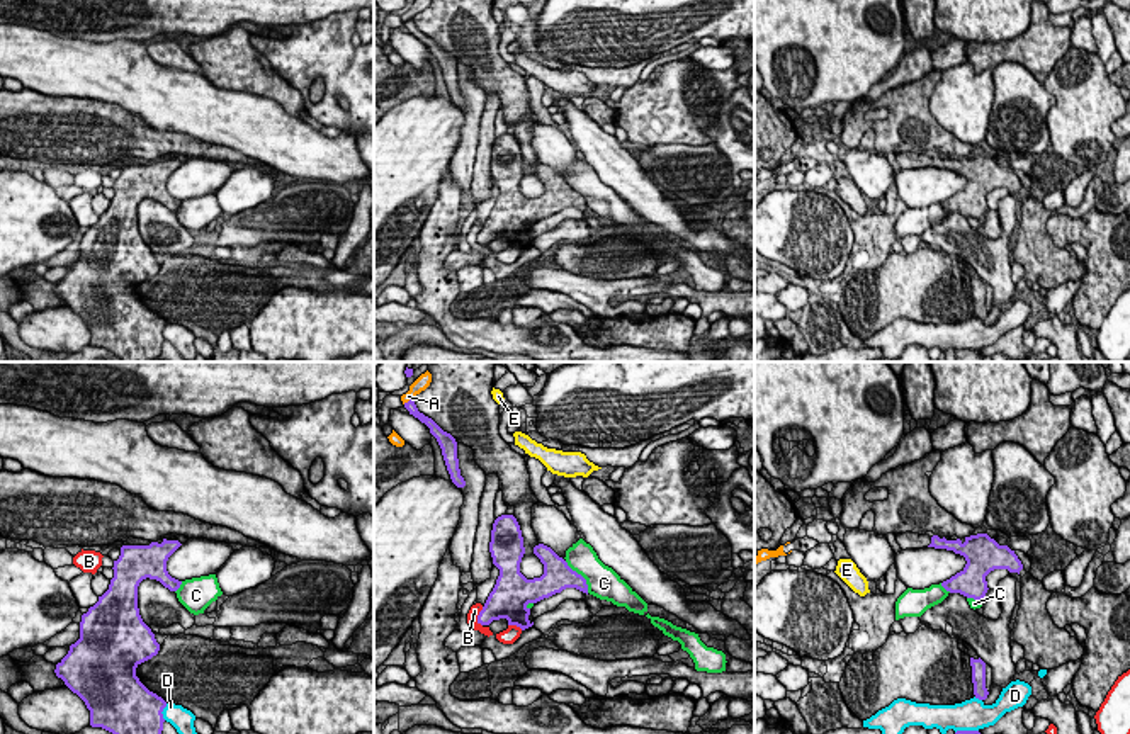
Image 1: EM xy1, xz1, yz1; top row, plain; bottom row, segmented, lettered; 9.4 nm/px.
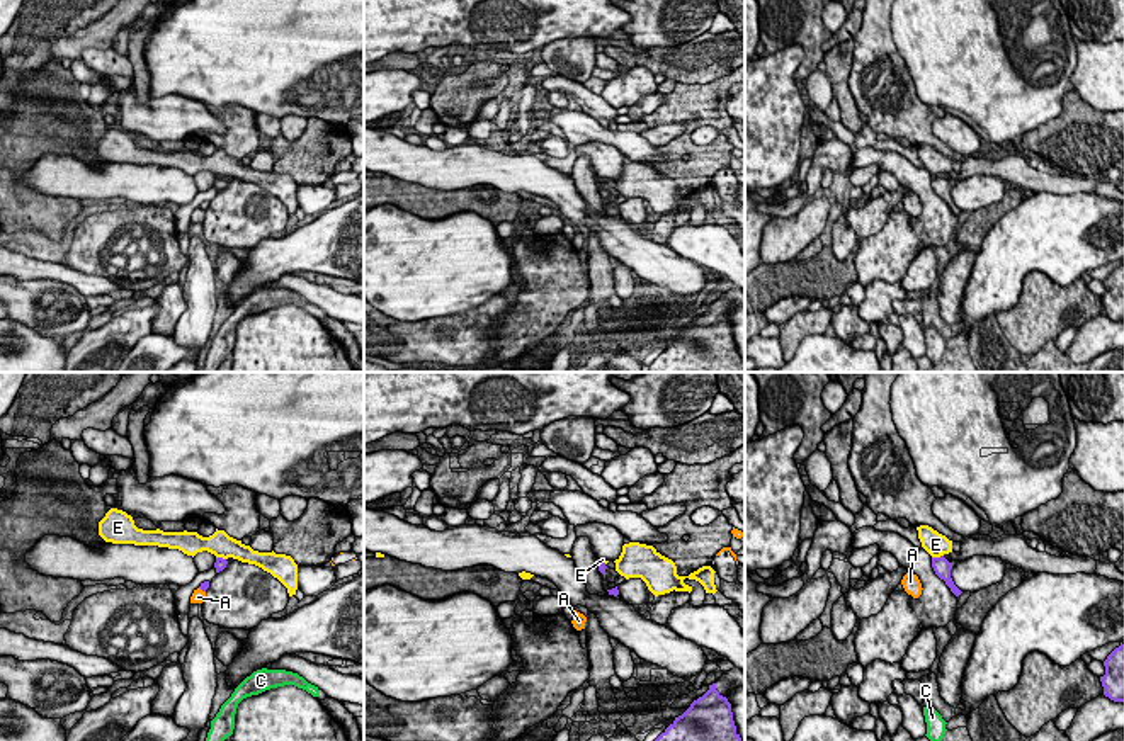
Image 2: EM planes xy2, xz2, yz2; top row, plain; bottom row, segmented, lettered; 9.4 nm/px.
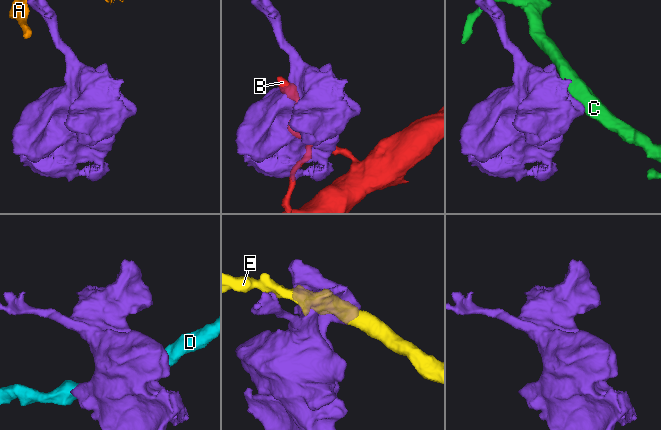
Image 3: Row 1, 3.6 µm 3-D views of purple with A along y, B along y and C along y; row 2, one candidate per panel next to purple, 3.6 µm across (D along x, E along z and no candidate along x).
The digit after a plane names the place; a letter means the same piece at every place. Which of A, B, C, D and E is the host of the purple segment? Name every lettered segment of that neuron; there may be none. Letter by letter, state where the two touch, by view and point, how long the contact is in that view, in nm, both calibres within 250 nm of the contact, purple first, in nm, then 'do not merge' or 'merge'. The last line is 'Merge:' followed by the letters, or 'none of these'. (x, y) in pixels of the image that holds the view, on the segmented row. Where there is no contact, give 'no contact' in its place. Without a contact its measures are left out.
A: meets purple in xz1 at (408, 401); contact 110 nm long; 90 nm thick on the purple side, 140 nm on the other; do not merge
B: meets purple in xz1 at (478, 617); contact 190 nm long; 280 nm thick on the purple side, 100 nm on the other; do not merge
C: meets purple in xz1 at (581, 576); contact 380 nm long; 280 nm thick on the purple side, 300 nm on the other; do not merge
D: meets purple in xy1 at (162, 711); contact 160 nm long; 440 nm thick on the purple side, 220 nm on the other; do not merge
E: meets purple in yz2 at (937, 558); contact 120 nm long; 160 nm thick on the purple side, 220 nm on the other; do not merge
Merge: none of these

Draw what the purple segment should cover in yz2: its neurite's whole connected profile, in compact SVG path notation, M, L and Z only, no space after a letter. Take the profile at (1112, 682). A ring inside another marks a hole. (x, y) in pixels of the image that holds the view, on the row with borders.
M1121 642L1104 661L1105 675L1100 676L1104 695L1124 702L1124 644Z

